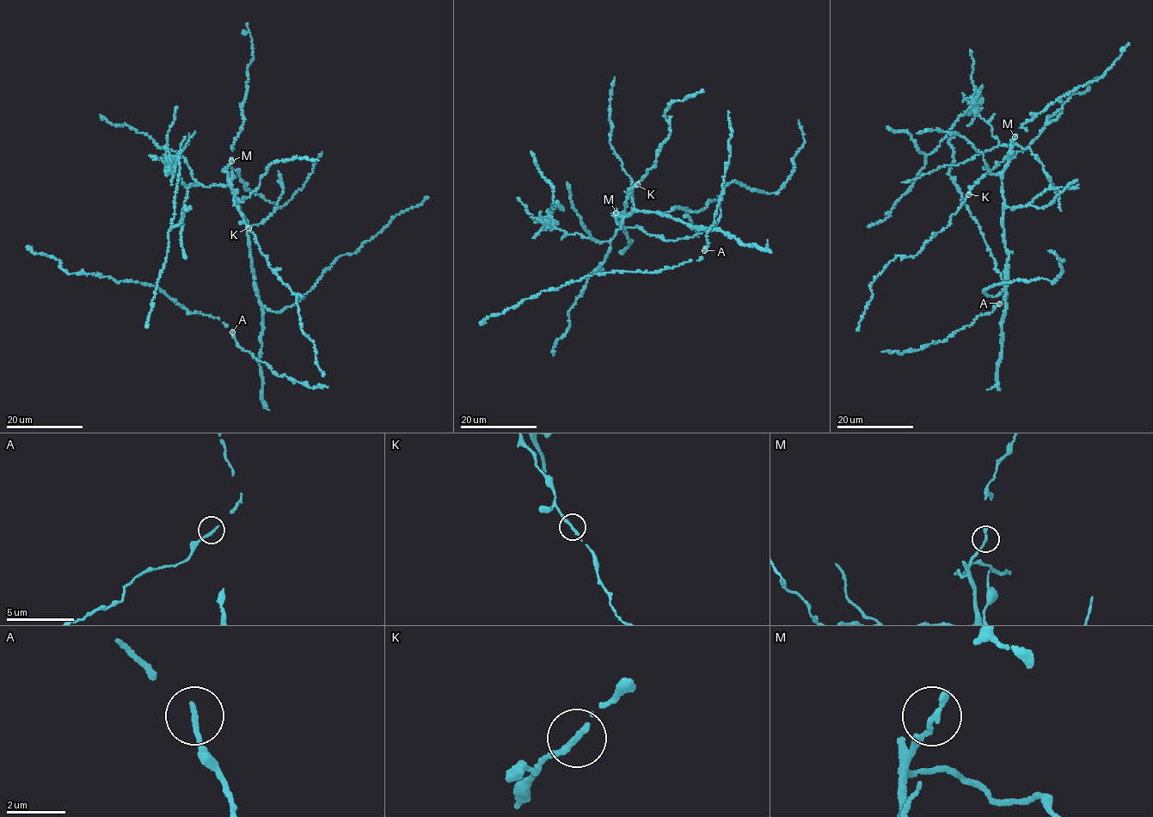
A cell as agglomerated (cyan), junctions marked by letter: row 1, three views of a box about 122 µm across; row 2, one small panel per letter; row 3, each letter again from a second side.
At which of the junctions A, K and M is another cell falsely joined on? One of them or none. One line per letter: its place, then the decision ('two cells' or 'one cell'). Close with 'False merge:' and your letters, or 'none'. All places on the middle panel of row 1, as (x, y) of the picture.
A: (704, 250) | one cell
K: (637, 184) | one cell
M: (616, 212) | two cells
False merge: M

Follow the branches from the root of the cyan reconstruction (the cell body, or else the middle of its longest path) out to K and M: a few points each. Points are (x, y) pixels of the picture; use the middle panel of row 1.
K: (672, 218), (657, 211), (634, 210), (623, 215), (628, 194), (637, 185)
M: (672, 218), (651, 211), (634, 210), (625, 216), (616, 215), (616, 212)

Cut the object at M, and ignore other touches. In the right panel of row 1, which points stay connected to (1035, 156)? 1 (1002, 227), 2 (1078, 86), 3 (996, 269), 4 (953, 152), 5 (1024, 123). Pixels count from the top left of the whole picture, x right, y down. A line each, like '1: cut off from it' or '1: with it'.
1: with it
2: cut off from it
3: cut off from it
4: cut off from it
5: cut off from it

